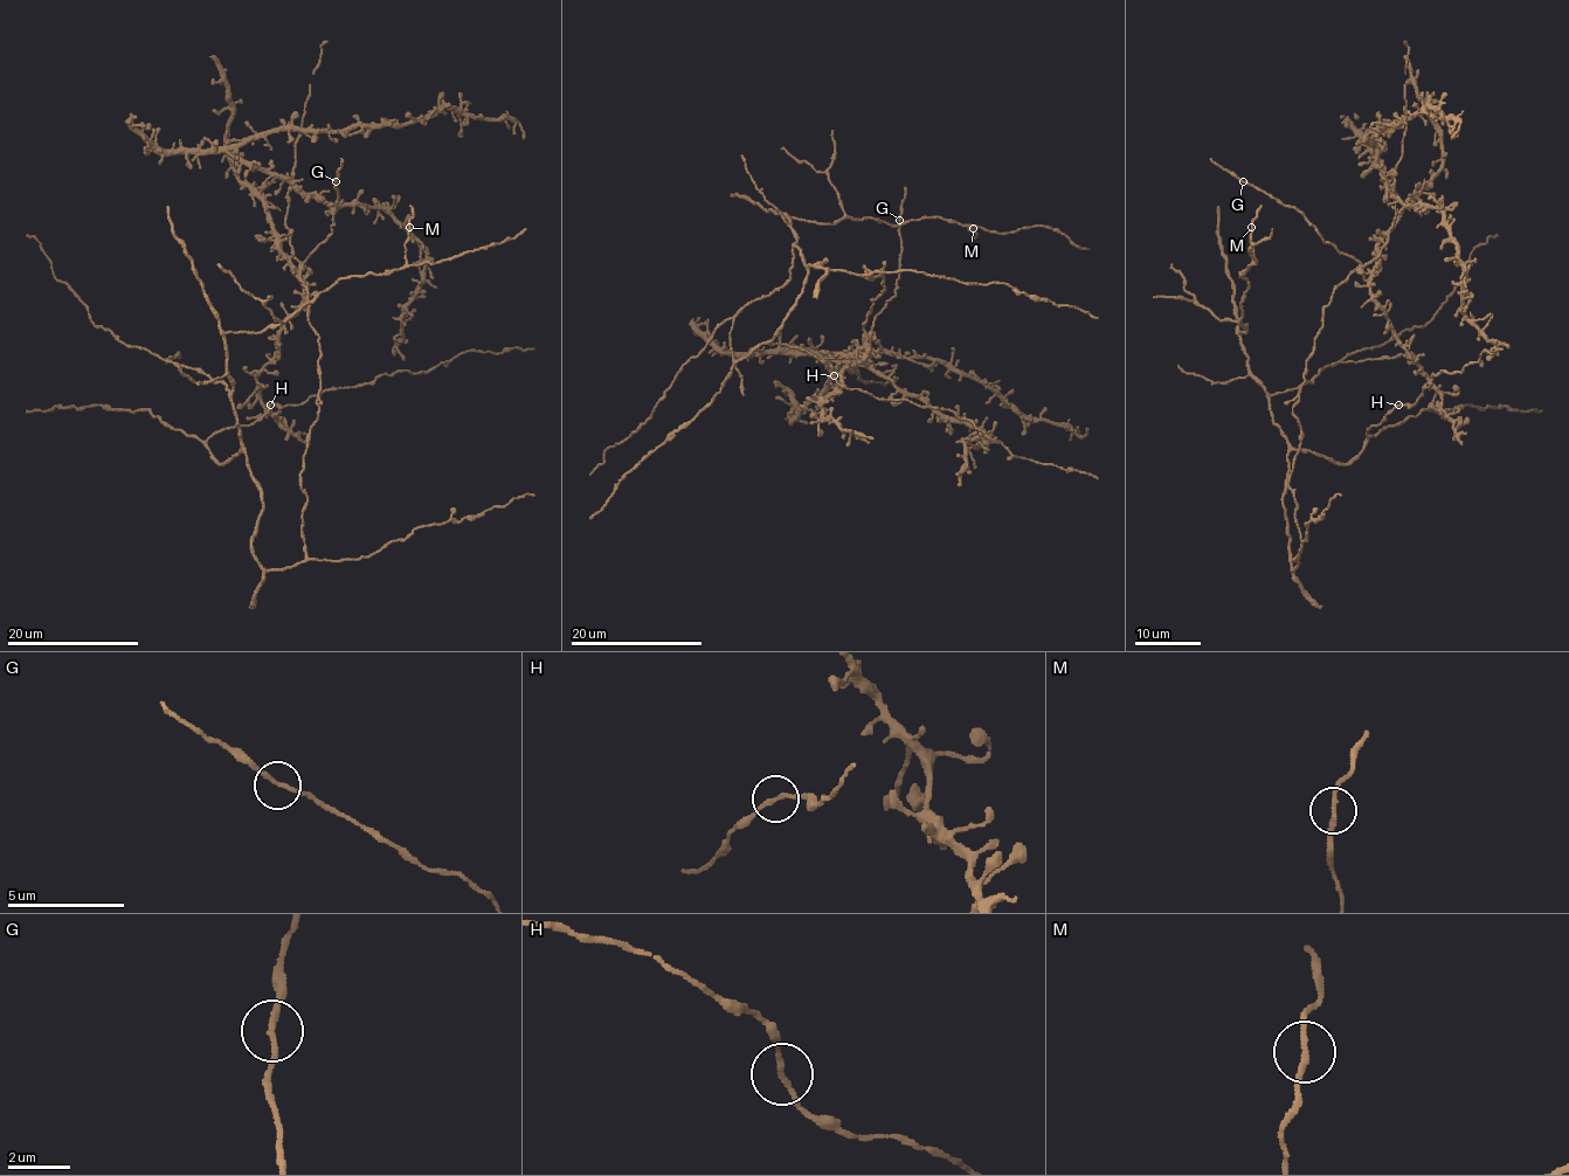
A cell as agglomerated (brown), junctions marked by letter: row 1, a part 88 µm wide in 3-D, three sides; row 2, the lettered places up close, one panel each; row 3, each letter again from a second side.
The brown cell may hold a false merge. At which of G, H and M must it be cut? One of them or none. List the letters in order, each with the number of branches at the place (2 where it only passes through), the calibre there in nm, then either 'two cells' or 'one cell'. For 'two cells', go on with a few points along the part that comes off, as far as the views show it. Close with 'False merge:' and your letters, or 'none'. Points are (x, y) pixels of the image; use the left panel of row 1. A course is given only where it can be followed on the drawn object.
G: 2 branches meet; 180 nm thick; one cell
H: 2 branches meet; 180 nm thick; one cell
M: 2 branches meet; 190 nm thick; one cell
False merge: none

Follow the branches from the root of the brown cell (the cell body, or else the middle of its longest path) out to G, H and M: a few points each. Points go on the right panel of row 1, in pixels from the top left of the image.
G: (1291, 476), (1300, 443), (1292, 407), (1305, 361), (1333, 290), (1360, 264), (1325, 243), (1296, 208), (1243, 181)
H: (1291, 476), (1301, 542), (1293, 569), (1283, 503), (1287, 455), (1307, 450), (1349, 463), (1366, 431), (1398, 406)
M: (1291, 476), (1301, 542), (1293, 569), (1283, 503), (1288, 445), (1239, 334), (1251, 228)

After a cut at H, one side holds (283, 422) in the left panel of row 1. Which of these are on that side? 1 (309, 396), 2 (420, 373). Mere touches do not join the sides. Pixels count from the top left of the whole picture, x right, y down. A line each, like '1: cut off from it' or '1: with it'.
1: cut off from it
2: cut off from it

